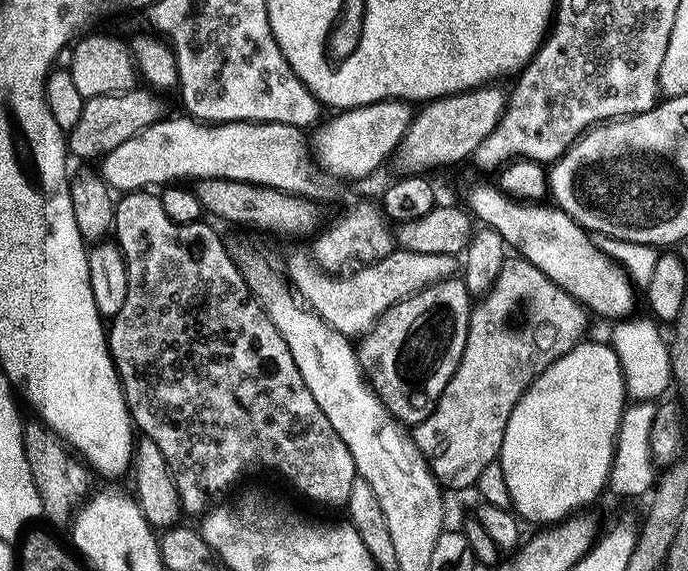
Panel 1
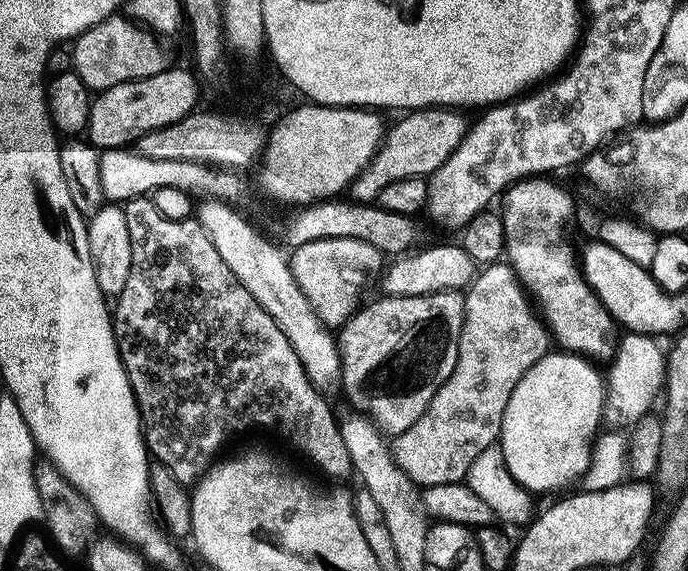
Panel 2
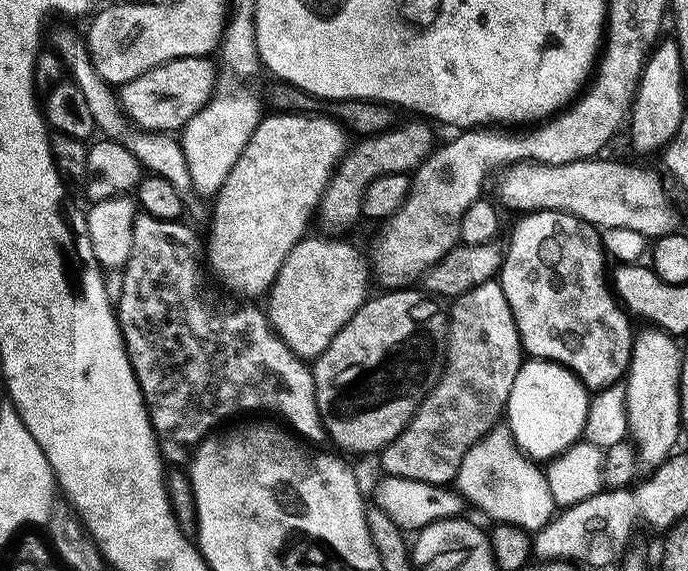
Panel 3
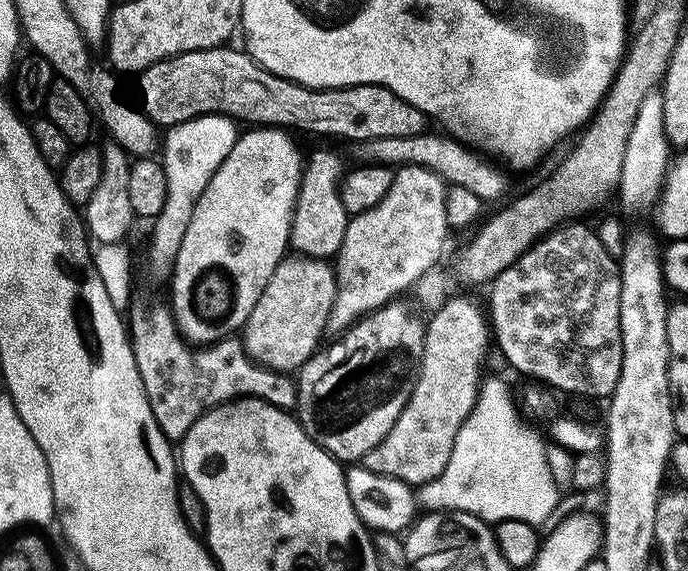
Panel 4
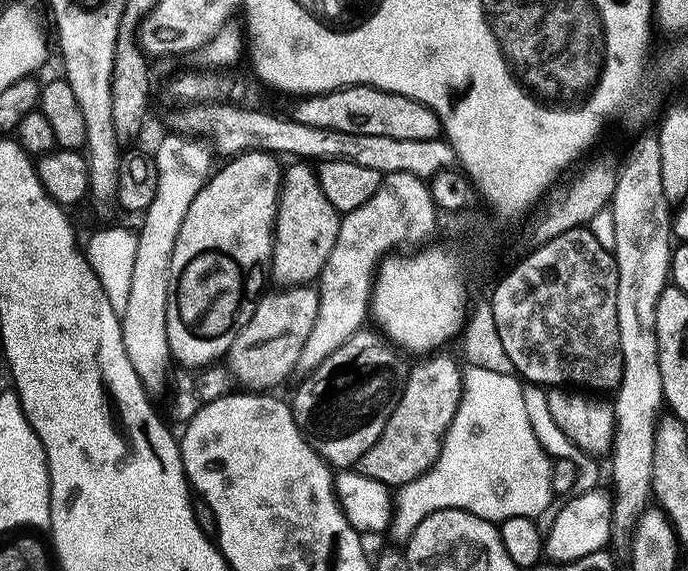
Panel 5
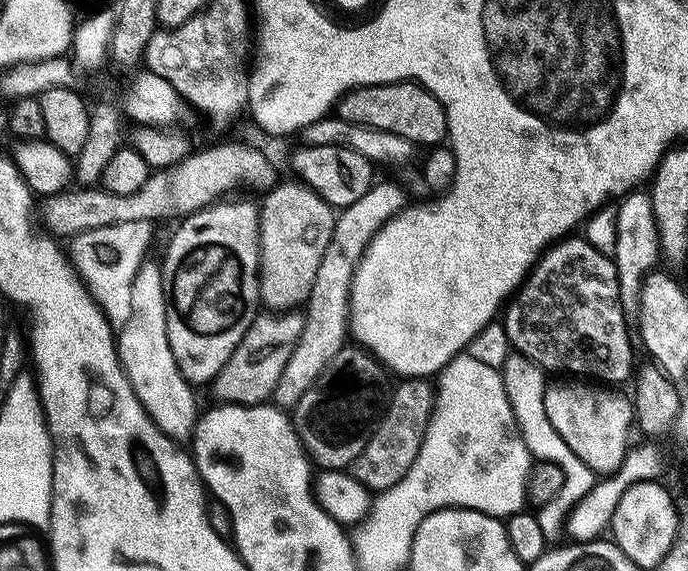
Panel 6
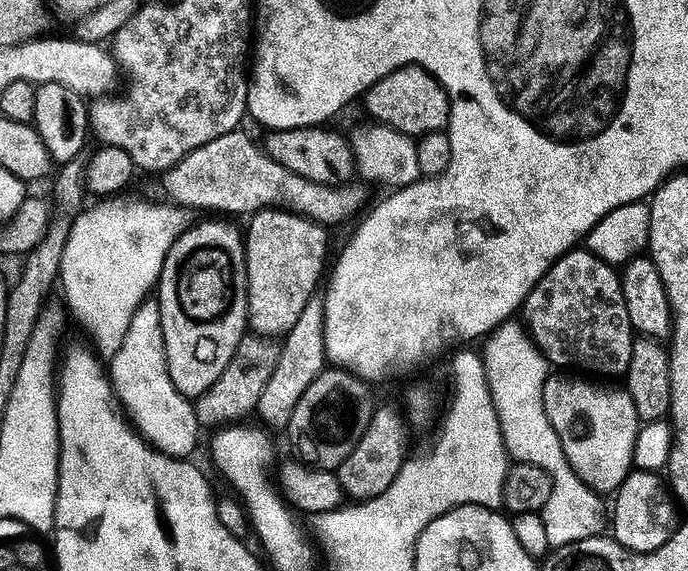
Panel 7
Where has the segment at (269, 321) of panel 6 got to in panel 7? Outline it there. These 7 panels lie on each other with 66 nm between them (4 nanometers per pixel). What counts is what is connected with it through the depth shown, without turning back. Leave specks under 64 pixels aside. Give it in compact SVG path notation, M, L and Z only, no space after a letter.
M255 334L245 336L239 344L230 365L223 371L222 377L207 391L197 397L195 401L196 417L201 429L218 430L225 426L241 423L248 415L257 411L258 404L266 390L266 385L277 369L281 357L281 345L269 337L260 337Z

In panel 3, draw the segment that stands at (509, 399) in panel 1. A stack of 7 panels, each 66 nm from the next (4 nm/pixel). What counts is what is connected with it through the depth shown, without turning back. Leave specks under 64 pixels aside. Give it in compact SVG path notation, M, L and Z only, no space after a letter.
M489 282L470 290L465 296L457 296L453 304L456 305L450 311L446 329L448 348L446 344L446 363L443 365L442 375L417 410L414 419L408 423L407 430L384 449L383 471L387 475L423 484L451 485L460 473L468 451L497 427L505 415L510 390L514 390L514 382L526 362L524 343L520 340L516 319L512 317L512 308L506 302L499 282Z

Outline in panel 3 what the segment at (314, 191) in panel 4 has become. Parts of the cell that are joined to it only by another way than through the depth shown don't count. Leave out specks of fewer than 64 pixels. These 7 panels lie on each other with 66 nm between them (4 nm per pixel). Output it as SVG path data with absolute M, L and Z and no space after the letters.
M428 122L420 123L424 124L404 124L401 128L396 126L387 132L381 132L379 136L361 139L359 141L361 144L357 148L355 145L349 151L346 159L337 168L335 176L333 176L331 182L328 184L328 189L324 191L324 196L320 199L318 216L321 216L326 223L333 224L336 228L348 228L356 219L361 219L364 192L373 182L378 178L389 176L390 174L412 174L419 170L438 148L436 136L432 133L433 125Z

